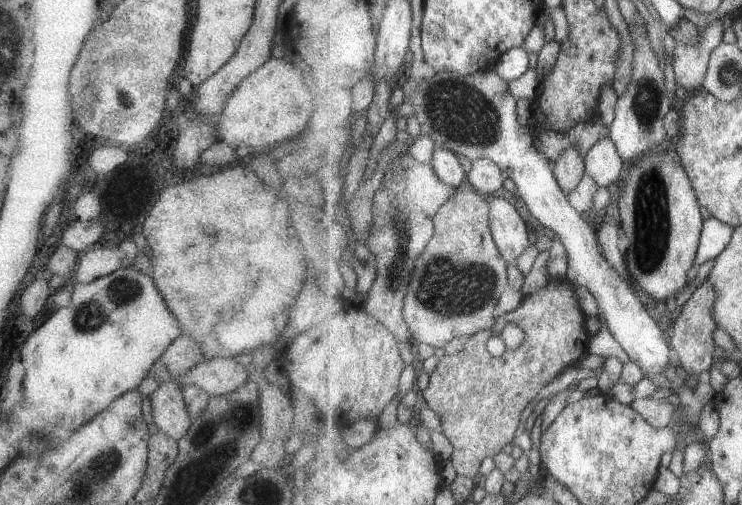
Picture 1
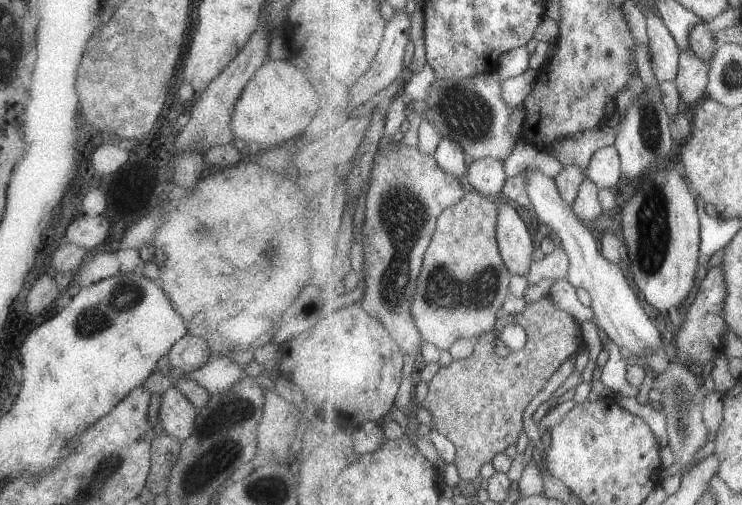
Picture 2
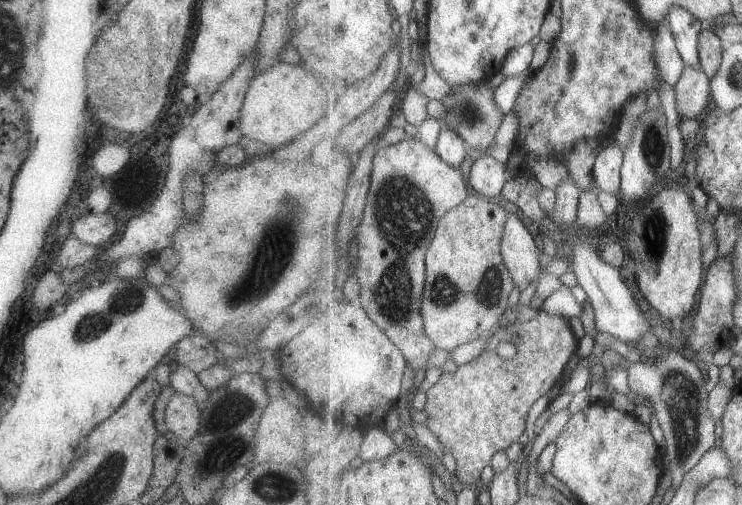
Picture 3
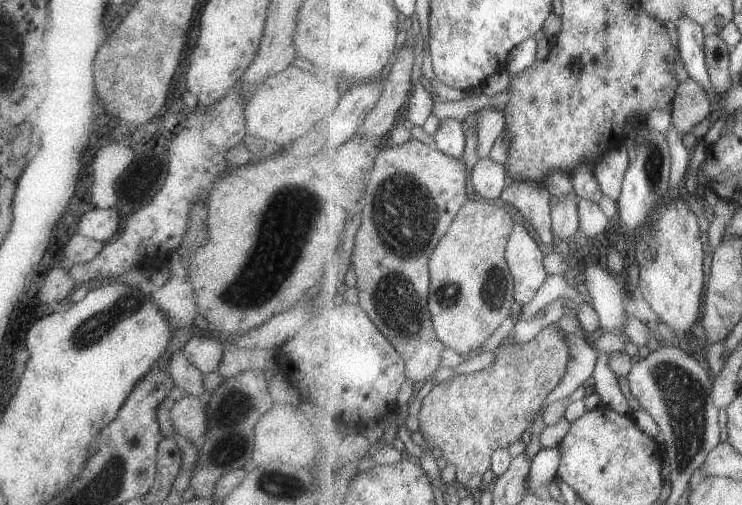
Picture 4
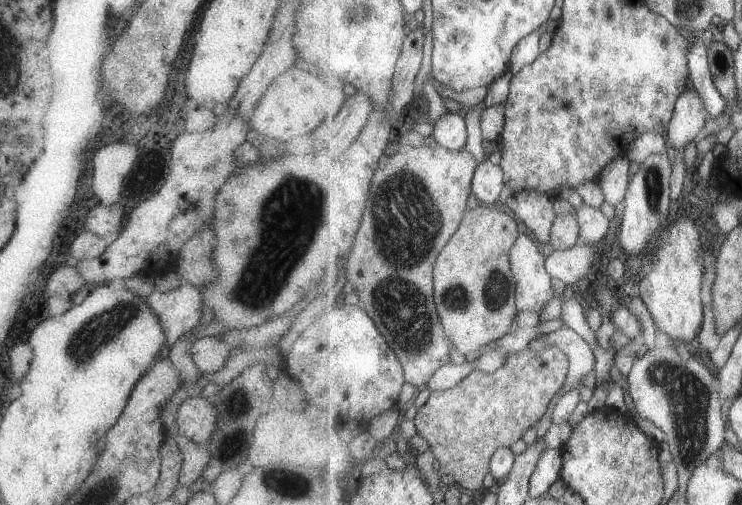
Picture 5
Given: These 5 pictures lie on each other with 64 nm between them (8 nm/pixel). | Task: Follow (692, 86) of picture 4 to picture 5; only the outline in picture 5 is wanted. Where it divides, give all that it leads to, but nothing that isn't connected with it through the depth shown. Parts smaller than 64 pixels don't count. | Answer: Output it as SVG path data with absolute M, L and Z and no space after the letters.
M696 90L685 91L677 101L667 130L671 146L683 150L691 142L697 142L702 136L703 126L707 124L707 119L707 109Z

